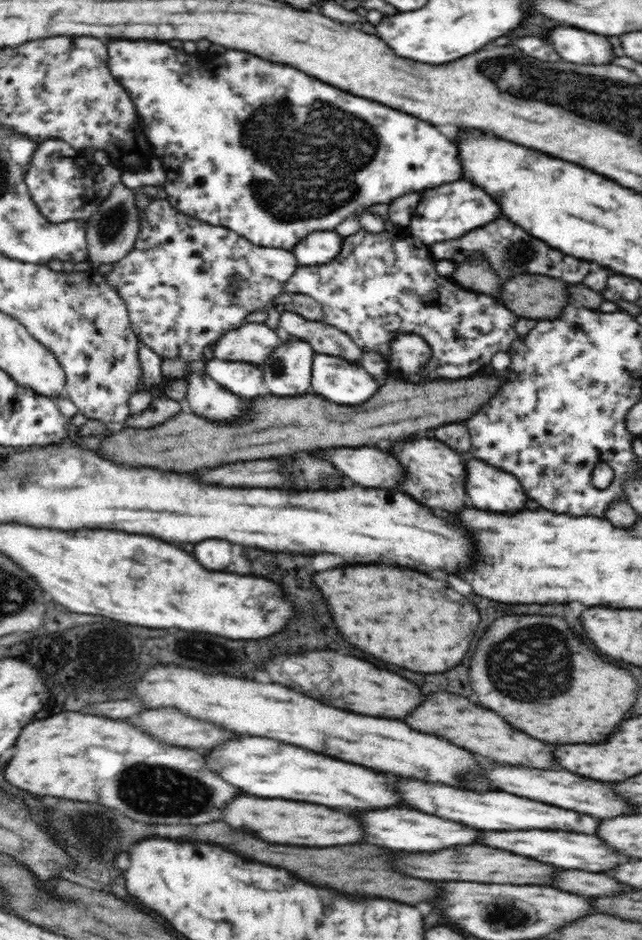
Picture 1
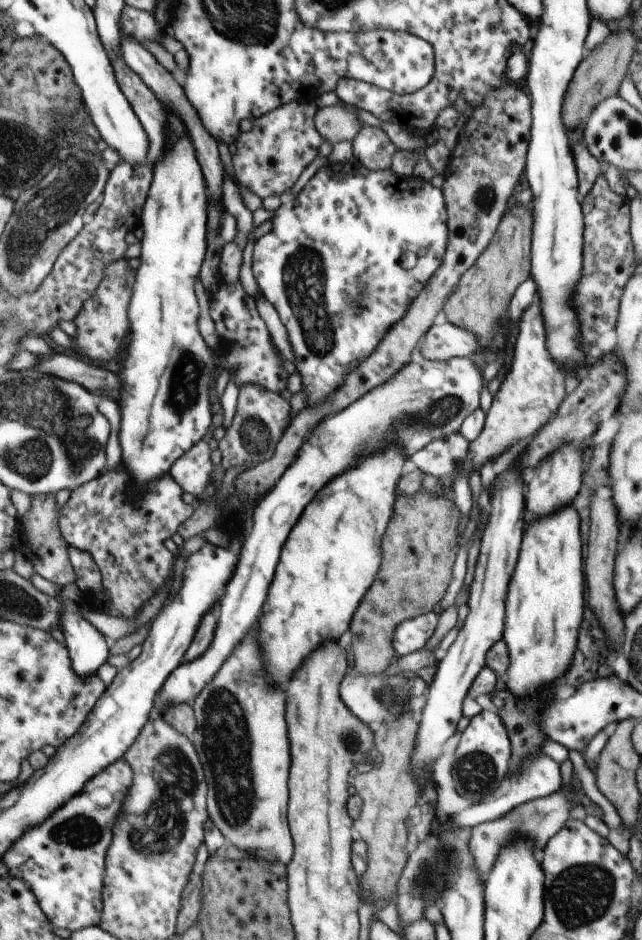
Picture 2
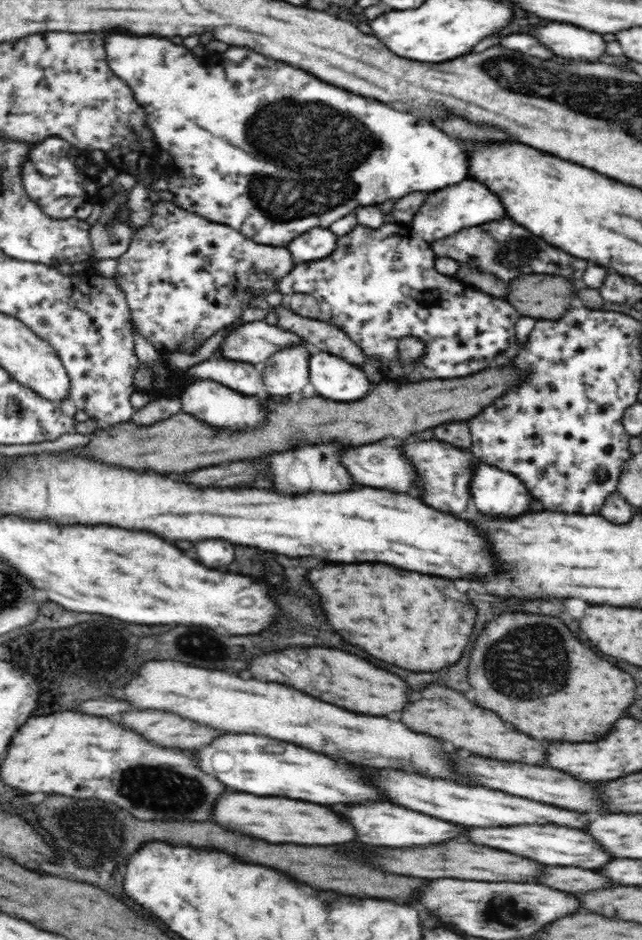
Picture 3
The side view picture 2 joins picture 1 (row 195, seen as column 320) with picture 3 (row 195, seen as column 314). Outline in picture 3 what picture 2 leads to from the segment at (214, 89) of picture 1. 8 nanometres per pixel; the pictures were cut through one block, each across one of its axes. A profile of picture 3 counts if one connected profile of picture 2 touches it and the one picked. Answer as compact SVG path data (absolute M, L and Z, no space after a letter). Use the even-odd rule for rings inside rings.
M110 32L104 36L104 48L107 52L107 61L110 70L121 78L133 92L136 102L144 109L147 118L147 124L152 129L154 141L159 150L165 150L172 155L170 163L176 167L176 174L180 176L182 188L170 188L170 193L174 192L176 206L184 210L193 211L194 214L208 219L210 222L218 222L230 226L240 234L246 235L246 238L253 240L258 244L268 246L286 247L294 238L300 234L312 230L312 228L329 229L336 220L344 218L347 214L356 210L358 206L380 205L388 200L400 199L414 192L434 192L445 189L444 186L458 184L468 178L468 162L466 156L460 148L458 142L442 134L436 126L432 126L426 120L420 120L412 114L396 112L384 104L370 102L362 96L350 94L346 90L334 88L322 80L316 80L314 76L296 70L284 62L268 60L254 50L246 48L228 48L224 52L224 62L216 66L202 66L198 64L198 58L184 46L174 46L166 38L154 38L154 36L128 36L124 32Z

